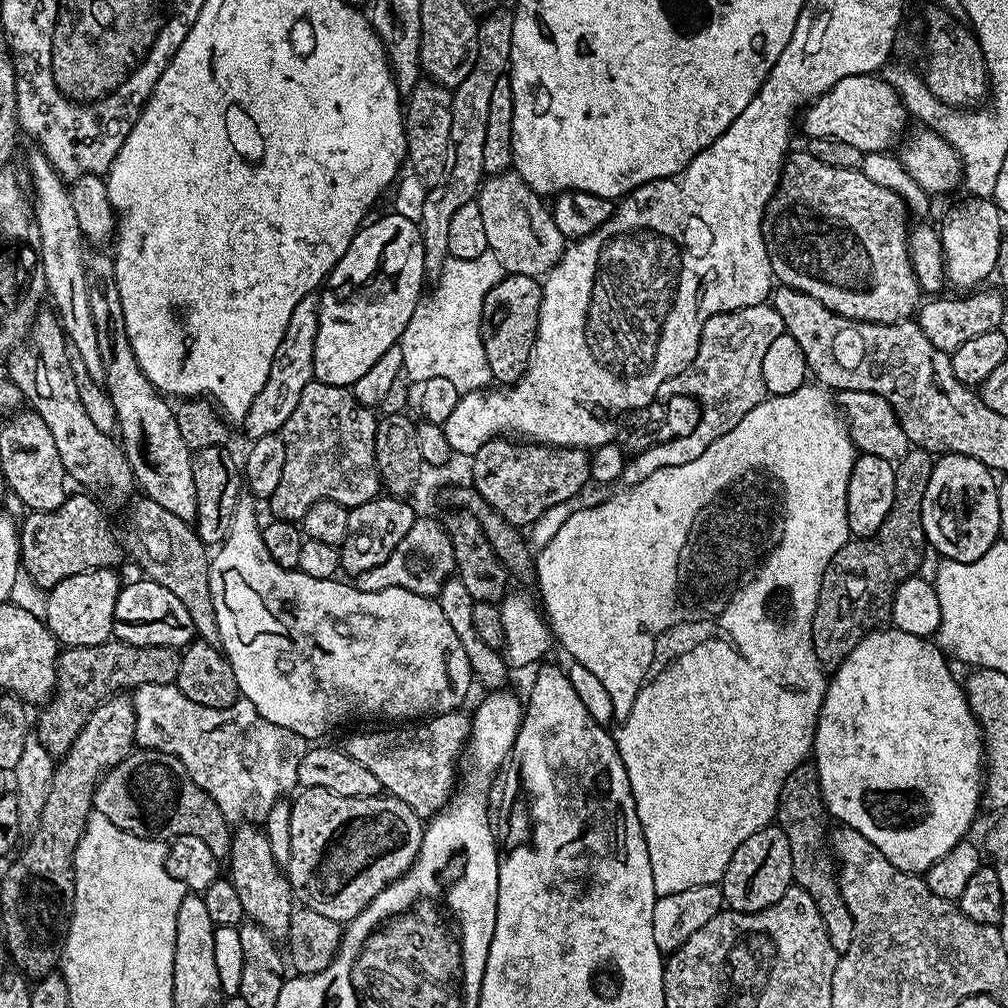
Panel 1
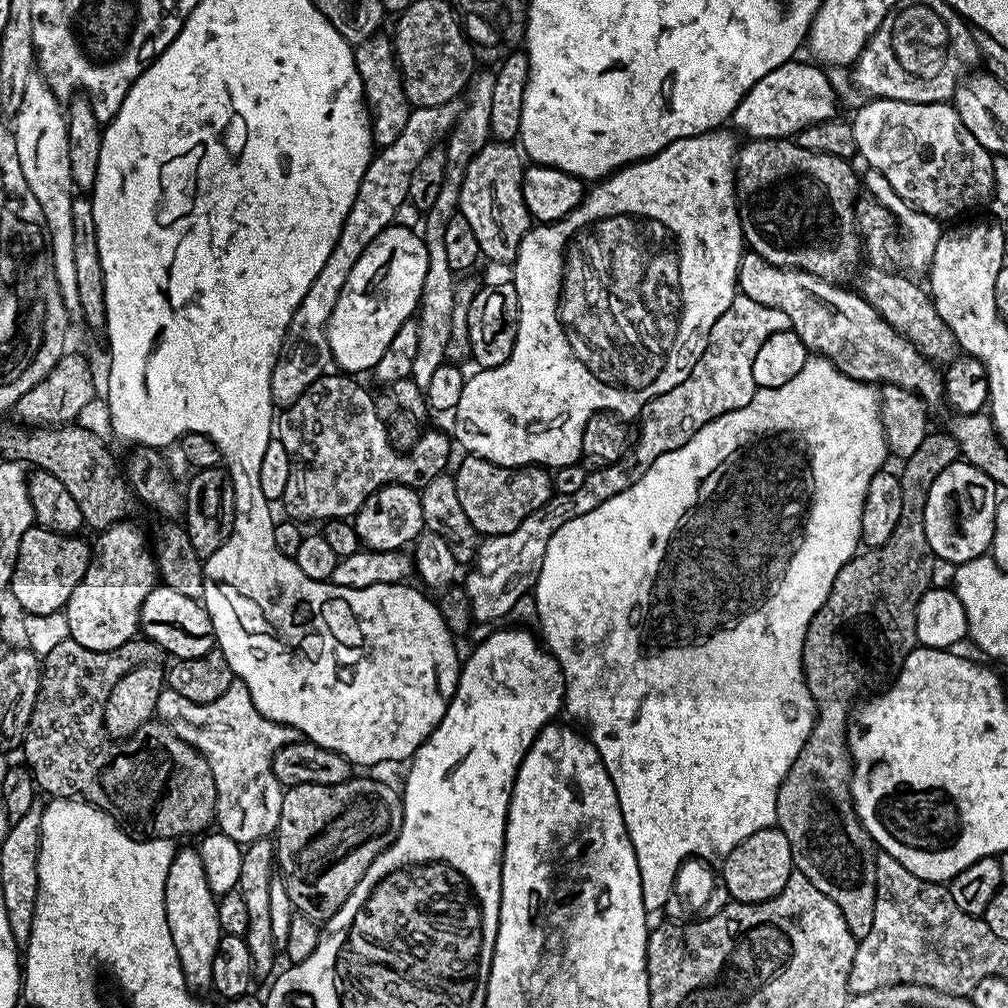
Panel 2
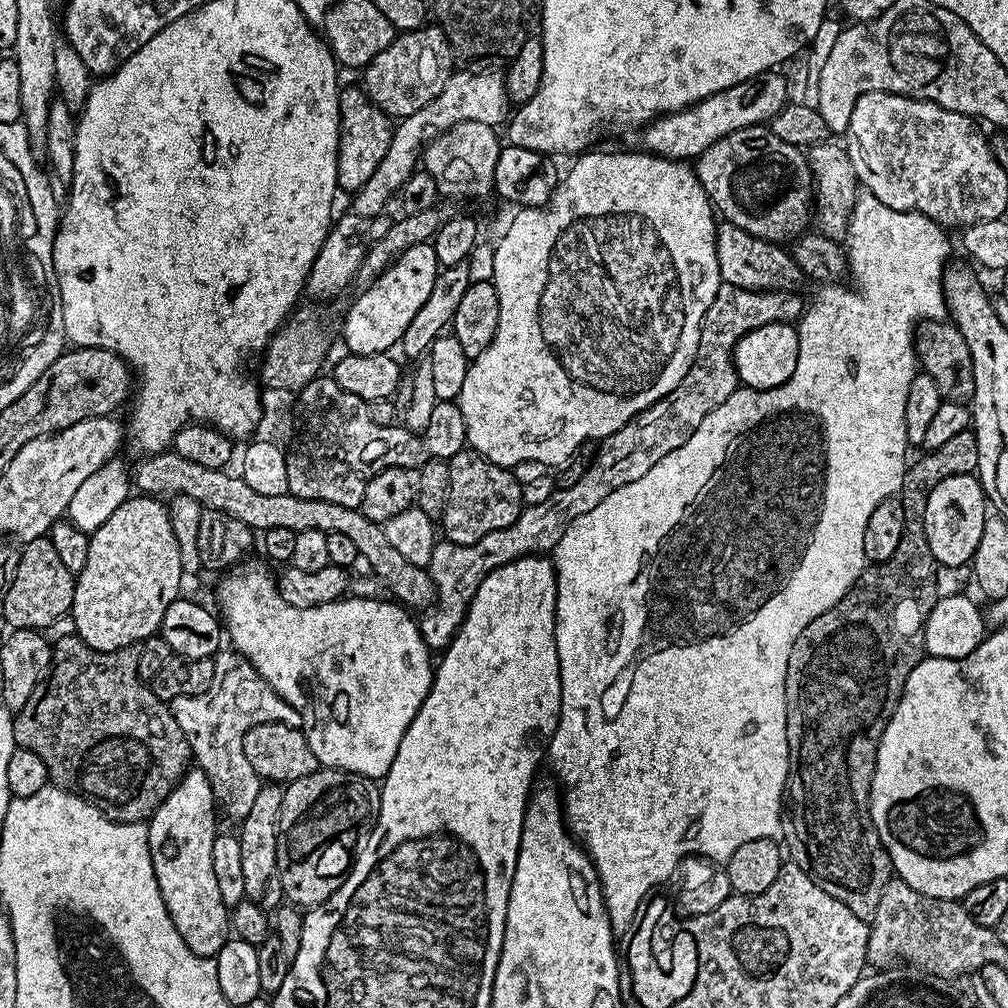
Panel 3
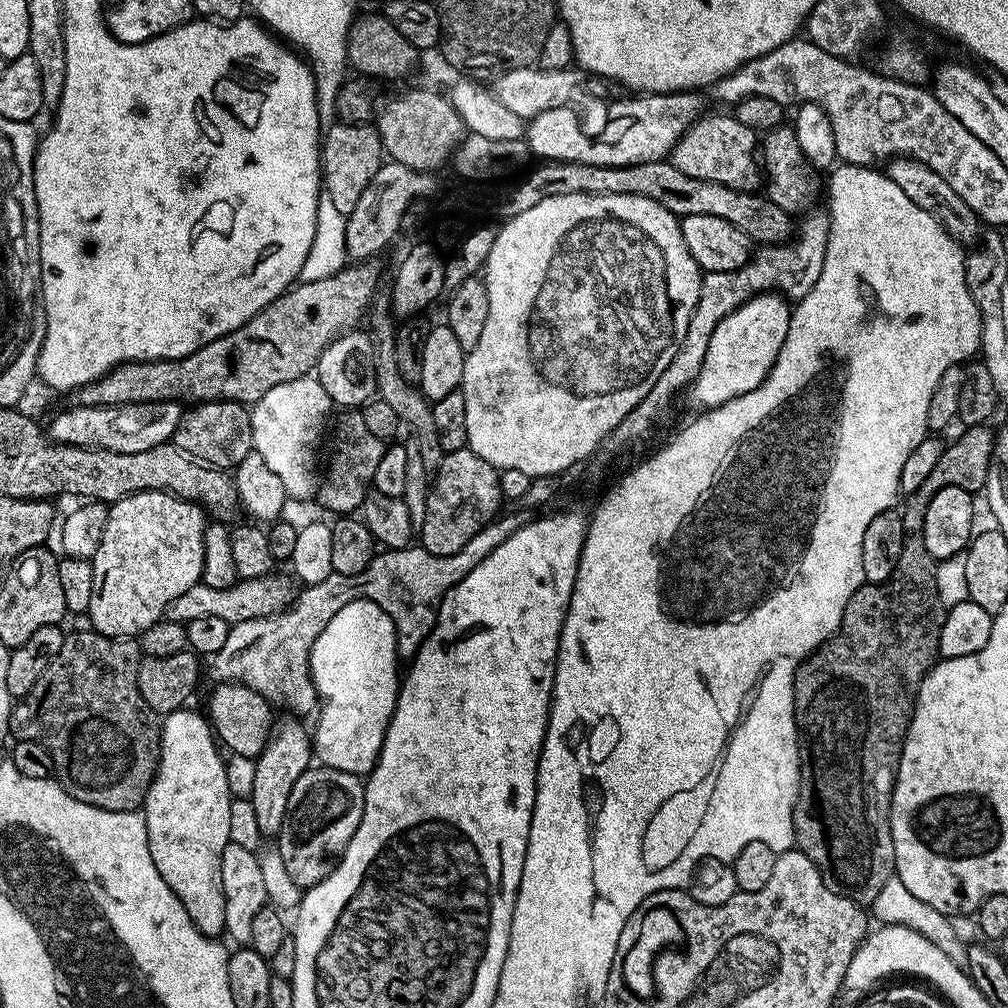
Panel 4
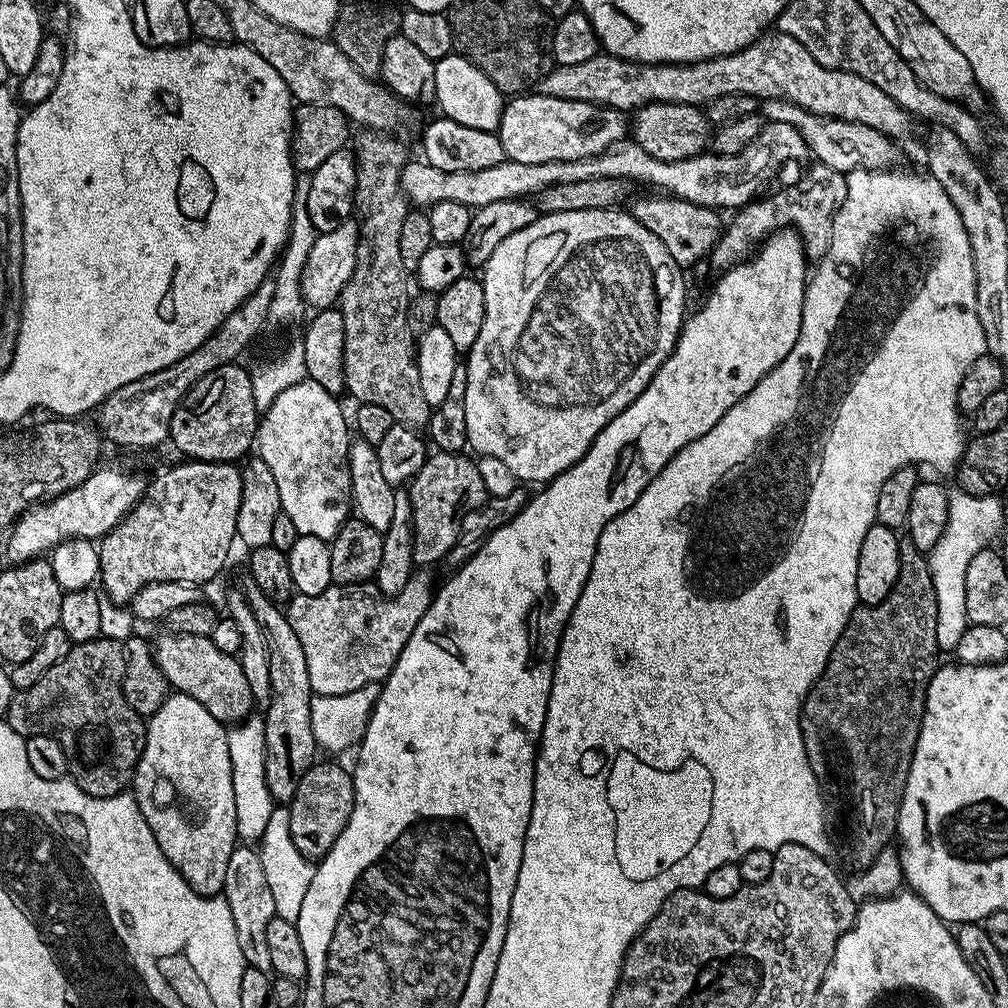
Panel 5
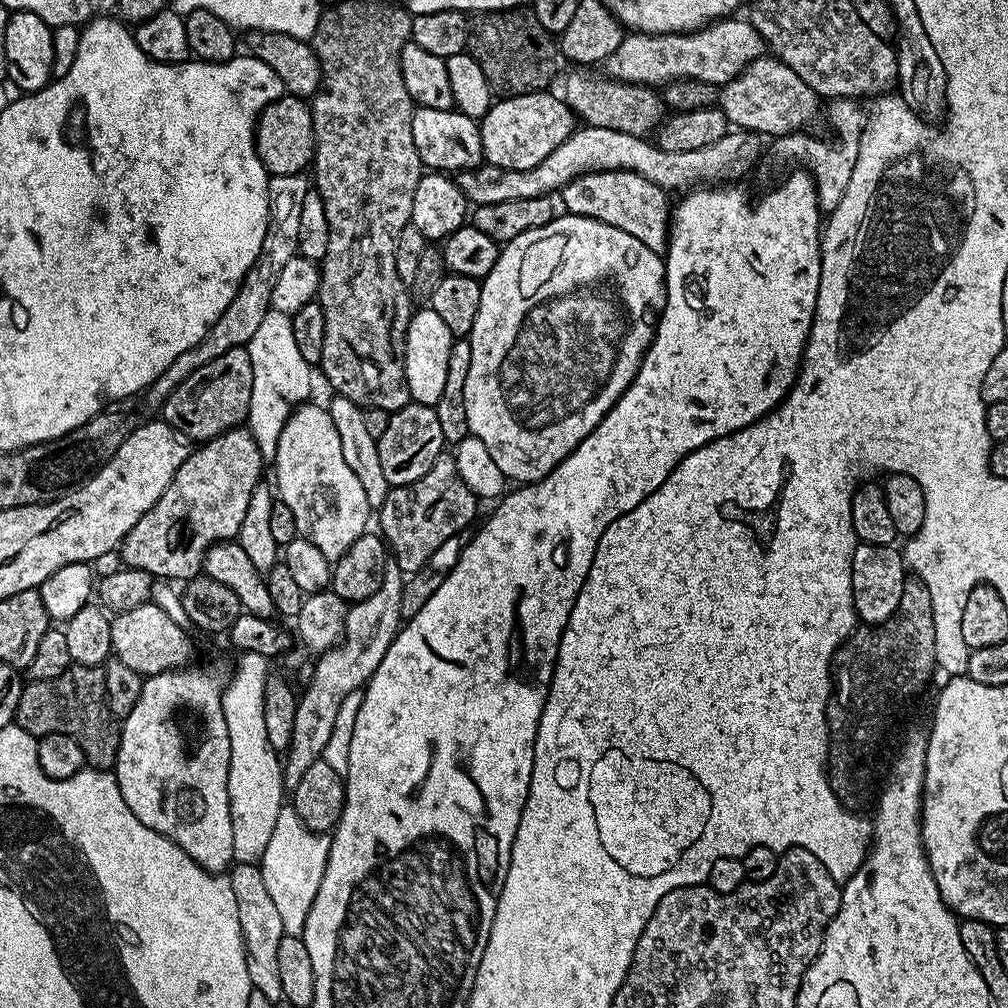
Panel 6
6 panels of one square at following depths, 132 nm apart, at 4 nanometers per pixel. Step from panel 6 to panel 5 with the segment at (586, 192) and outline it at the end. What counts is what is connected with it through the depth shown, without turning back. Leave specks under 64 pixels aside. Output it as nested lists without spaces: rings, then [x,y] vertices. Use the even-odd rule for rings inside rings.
[[[652,194],[656,196],[640,196],[636,201],[631,201],[630,213],[666,250],[670,250],[670,258],[678,262],[680,267],[688,270],[691,264],[696,264],[700,259],[707,257],[712,249],[720,240],[722,231],[722,220],[720,224],[721,213],[714,208],[698,206],[694,202],[678,200],[674,196],[667,194]]]

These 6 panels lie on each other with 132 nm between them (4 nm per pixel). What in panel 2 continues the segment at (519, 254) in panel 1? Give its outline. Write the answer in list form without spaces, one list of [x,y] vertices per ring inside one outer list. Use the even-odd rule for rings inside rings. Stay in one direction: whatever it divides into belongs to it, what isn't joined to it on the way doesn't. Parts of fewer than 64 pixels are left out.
[[[489,142],[466,166],[460,187],[459,215],[470,222],[474,238],[478,238],[481,257],[500,260],[504,247],[519,244],[521,234],[528,231],[530,217],[522,198],[525,157],[515,143]]]

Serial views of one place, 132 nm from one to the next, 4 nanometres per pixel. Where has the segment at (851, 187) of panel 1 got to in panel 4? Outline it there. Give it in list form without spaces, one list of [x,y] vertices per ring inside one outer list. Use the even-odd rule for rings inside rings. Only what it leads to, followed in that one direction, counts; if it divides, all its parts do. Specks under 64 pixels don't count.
[[[705,114],[692,125],[682,139],[676,143],[672,151],[670,162],[682,174],[690,174],[690,178],[706,178],[706,182],[718,182],[722,186],[730,186],[739,192],[756,192],[762,184],[762,164],[758,159],[758,132],[750,126],[742,126],[735,115],[711,116]]]

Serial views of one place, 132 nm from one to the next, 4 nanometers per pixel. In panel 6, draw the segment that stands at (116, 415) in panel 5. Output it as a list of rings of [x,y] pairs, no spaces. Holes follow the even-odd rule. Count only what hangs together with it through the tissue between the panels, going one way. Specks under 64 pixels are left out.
[[[304,172],[298,174],[282,174],[281,176],[272,176],[268,182],[268,225],[266,226],[266,238],[262,238],[262,250],[260,256],[254,262],[254,266],[246,273],[243,280],[240,281],[238,294],[234,294],[234,302],[226,306],[222,318],[214,322],[214,326],[206,334],[206,338],[198,346],[186,350],[182,358],[178,358],[169,368],[161,374],[147,389],[146,397],[156,406],[163,405],[168,396],[174,389],[182,383],[194,370],[206,366],[206,362],[214,362],[226,350],[243,348],[254,338],[258,331],[262,318],[272,306],[272,291],[274,282],[278,274],[282,274],[282,266],[290,262],[290,258],[298,255],[300,247],[298,246],[298,225],[302,215],[302,202],[306,199],[306,194],[310,190],[310,180]]]

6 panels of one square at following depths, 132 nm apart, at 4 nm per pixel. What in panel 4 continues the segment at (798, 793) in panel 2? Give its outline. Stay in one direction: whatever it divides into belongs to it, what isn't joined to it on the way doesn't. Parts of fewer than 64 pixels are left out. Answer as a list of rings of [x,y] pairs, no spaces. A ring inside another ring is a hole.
[[[973,424],[965,427],[964,433],[953,444],[949,443],[945,447],[942,458],[938,458],[938,466],[934,466],[934,471],[926,477],[926,482],[922,482],[922,486],[918,486],[918,490],[907,493],[905,500],[908,501],[905,502],[904,508],[902,507],[905,534],[904,549],[898,558],[898,566],[894,566],[894,574],[890,574],[890,578],[886,578],[886,582],[881,584],[867,582],[861,584],[860,589],[850,598],[850,602],[846,602],[846,610],[842,614],[839,632],[826,643],[821,644],[811,656],[806,657],[800,663],[800,668],[794,678],[792,689],[796,691],[796,737],[800,743],[800,795],[796,797],[796,810],[792,817],[796,831],[795,847],[804,852],[806,858],[810,858],[810,862],[814,862],[814,866],[818,866],[818,874],[822,874],[822,882],[826,882],[826,886],[830,886],[830,890],[834,890],[834,894],[842,894],[861,906],[871,906],[876,901],[878,890],[882,890],[882,886],[886,886],[886,882],[896,870],[894,838],[890,830],[892,788],[896,784],[896,771],[900,765],[904,739],[916,709],[916,695],[920,693],[920,683],[924,681],[924,677],[928,675],[928,671],[932,669],[933,664],[937,663],[940,656],[940,635],[942,634],[942,622],[944,621],[946,606],[940,601],[938,594],[938,578],[936,577],[938,562],[932,557],[930,550],[926,550],[926,542],[921,535],[924,531],[926,506],[930,506],[930,498],[934,498],[934,494],[938,494],[938,490],[942,490],[946,486],[958,486],[973,494],[983,493],[986,480],[990,474],[992,447],[996,441],[996,432],[990,429],[988,424]]]

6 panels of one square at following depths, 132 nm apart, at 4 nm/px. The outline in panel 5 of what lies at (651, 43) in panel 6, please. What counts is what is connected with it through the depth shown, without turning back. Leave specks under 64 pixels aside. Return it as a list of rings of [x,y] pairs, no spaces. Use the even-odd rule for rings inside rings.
[[[769,30],[763,36],[732,54],[699,60],[693,64],[639,64],[633,60],[623,60],[617,56],[598,54],[587,62],[578,62],[574,66],[556,64],[545,74],[538,85],[539,95],[550,98],[562,98],[570,102],[586,102],[603,106],[604,108],[618,108],[628,114],[646,104],[654,102],[674,102],[675,104],[695,104],[707,106],[714,98],[722,98],[722,94],[746,94],[756,97],[757,101],[789,100],[806,111],[830,119],[840,119],[846,122],[865,123],[882,134],[893,138],[901,138],[912,128],[913,117],[890,95],[874,86],[874,83],[859,77],[858,74],[848,73],[846,70],[830,69],[819,65],[810,56],[800,42],[796,42],[790,34],[777,30]]]

